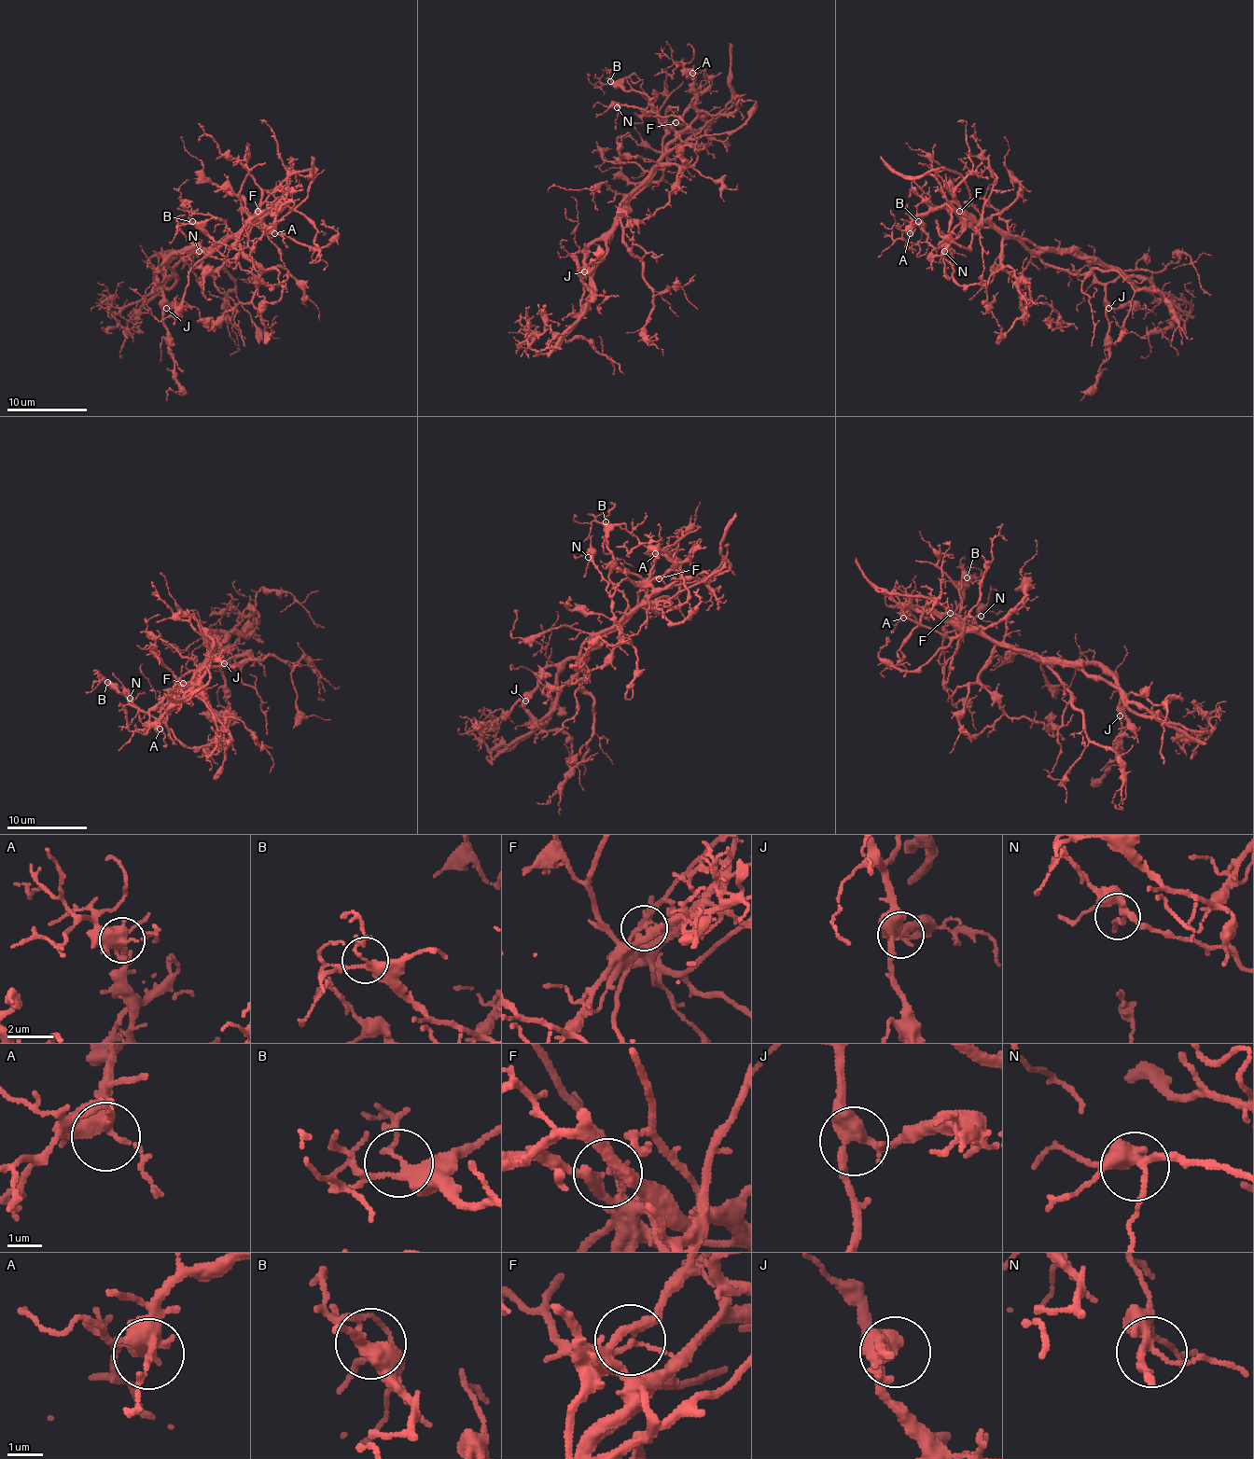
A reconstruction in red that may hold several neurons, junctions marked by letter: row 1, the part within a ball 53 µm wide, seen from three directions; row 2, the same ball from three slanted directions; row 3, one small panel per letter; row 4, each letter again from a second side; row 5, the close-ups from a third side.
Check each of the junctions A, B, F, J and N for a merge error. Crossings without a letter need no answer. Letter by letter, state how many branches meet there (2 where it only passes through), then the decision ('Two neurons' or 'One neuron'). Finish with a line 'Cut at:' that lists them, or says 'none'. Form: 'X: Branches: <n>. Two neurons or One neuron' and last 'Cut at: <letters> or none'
A: Branches: 3. One neuron
B: Branches: 3. One neuron
F: Branches: 3. Two neurons
J: Branches: 3. One neuron
N: Branches: 3. One neuron
Cut at: F

